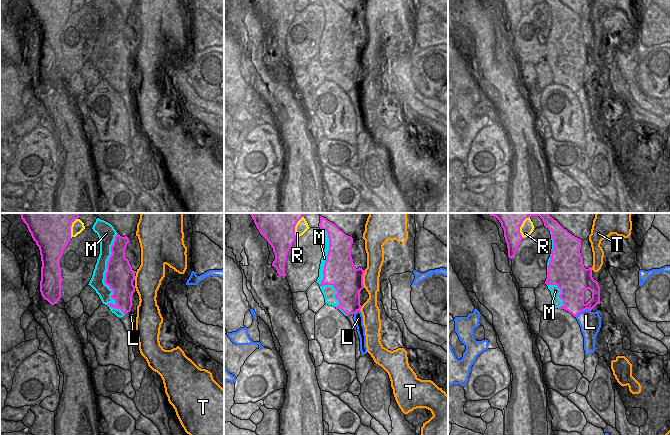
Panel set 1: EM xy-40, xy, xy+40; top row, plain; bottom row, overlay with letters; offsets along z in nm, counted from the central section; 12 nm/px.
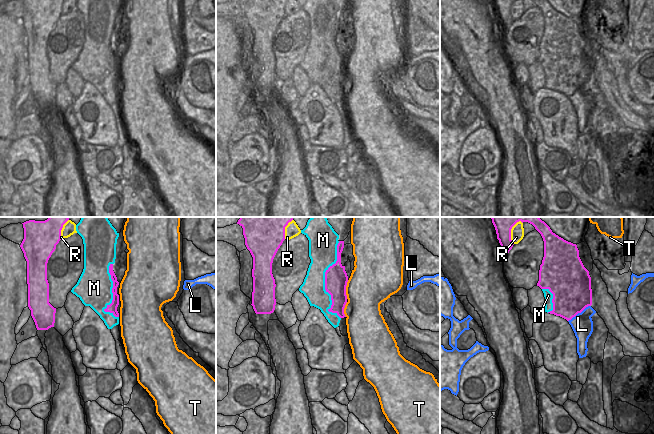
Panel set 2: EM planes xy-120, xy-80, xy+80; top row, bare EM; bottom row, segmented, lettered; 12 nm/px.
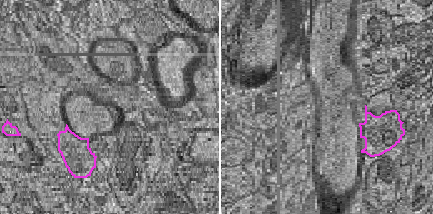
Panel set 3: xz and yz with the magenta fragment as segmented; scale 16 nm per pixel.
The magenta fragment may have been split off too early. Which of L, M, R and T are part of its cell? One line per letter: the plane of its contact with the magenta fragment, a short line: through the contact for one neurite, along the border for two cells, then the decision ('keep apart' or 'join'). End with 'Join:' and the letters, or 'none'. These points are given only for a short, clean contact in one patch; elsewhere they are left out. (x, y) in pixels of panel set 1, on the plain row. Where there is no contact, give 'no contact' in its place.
L: meets magenta in xy+40; keep apart
M: meets magenta in xy; keep apart
R: meets magenta in xy-40; keep apart
T: meets magenta in xy; keep apart
Join: none

